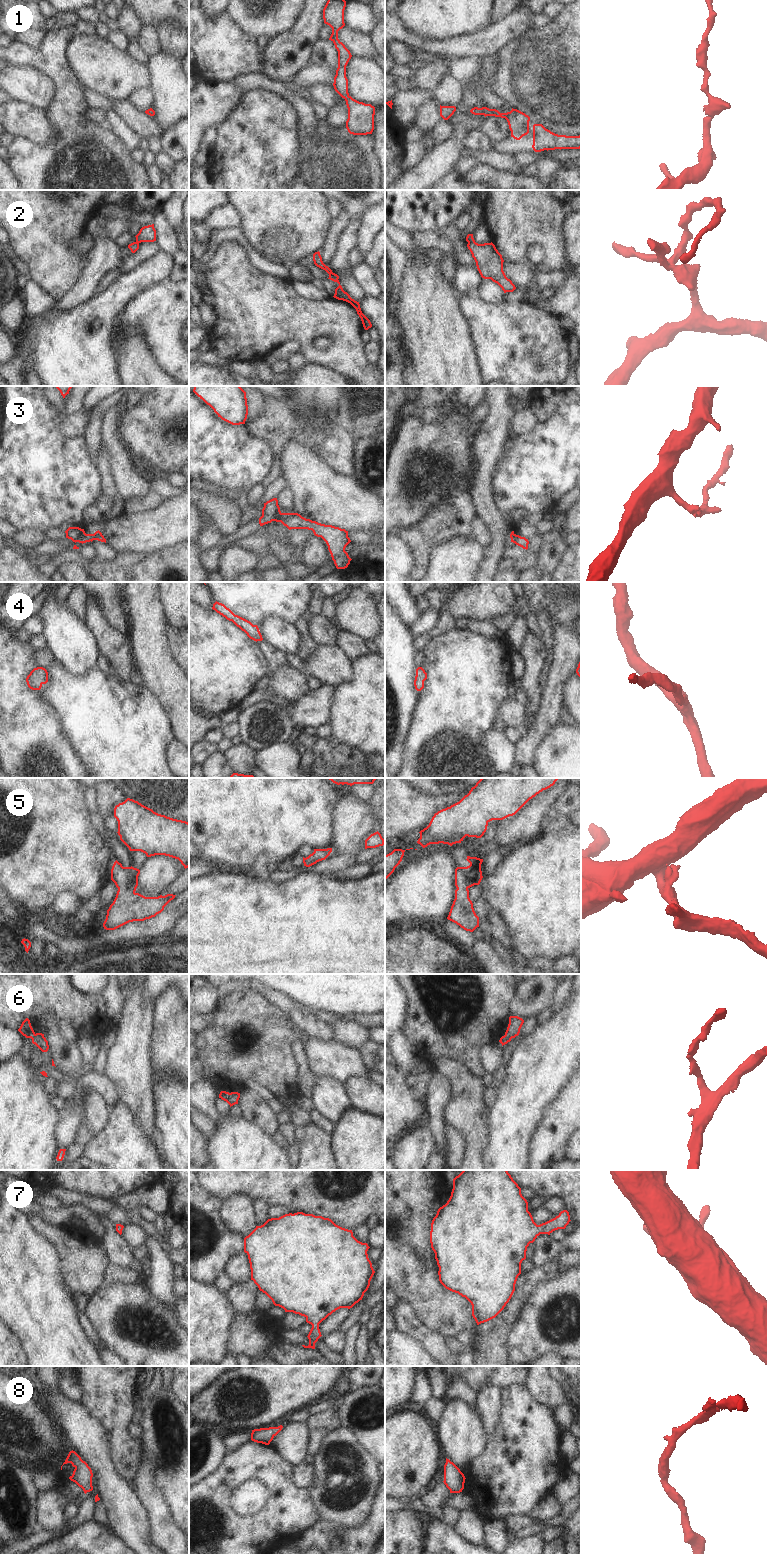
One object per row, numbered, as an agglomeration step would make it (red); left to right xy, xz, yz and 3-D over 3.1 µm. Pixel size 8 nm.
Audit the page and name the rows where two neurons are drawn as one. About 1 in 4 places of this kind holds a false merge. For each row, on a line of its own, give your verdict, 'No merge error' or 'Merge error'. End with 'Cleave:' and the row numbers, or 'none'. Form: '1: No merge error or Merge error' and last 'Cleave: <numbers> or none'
1: No merge error
2: Merge error
3: Merge error
4: No merge error
5: No merge error
6: No merge error
7: No merge error
8: No merge error
Cleave: 2, 3

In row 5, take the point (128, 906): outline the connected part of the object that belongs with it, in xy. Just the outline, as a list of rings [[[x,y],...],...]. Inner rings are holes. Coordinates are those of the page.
[[[117,860],[111,869],[111,880],[118,888],[113,903],[107,910],[103,927],[115,930],[129,922],[144,921],[155,917],[176,895],[167,894],[158,897],[145,897],[136,893],[140,870],[134,867],[123,867]]]

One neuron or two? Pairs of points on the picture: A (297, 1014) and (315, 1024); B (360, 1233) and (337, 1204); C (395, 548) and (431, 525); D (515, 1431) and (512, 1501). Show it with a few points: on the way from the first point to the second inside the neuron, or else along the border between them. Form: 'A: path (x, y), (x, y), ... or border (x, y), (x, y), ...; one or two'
A: path (301, 1018), (306, 1023), (311, 1024); one
B: border (364, 1224), (352, 1230); two
C: border (395, 532), (410, 549), (412, 564); two
D: path (515, 1448), (515, 1472), (512, 1475), (512, 1484); one

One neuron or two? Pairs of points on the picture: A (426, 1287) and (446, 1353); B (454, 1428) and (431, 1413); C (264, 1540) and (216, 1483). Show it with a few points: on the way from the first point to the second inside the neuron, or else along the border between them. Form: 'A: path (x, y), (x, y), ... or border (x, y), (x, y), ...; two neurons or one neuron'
A: border (422, 1322), (445, 1339); two neurons
B: border (445, 1406), (436, 1429); two neurons
C: path (247, 1534), (216, 1503), (216, 1500); one neuron

